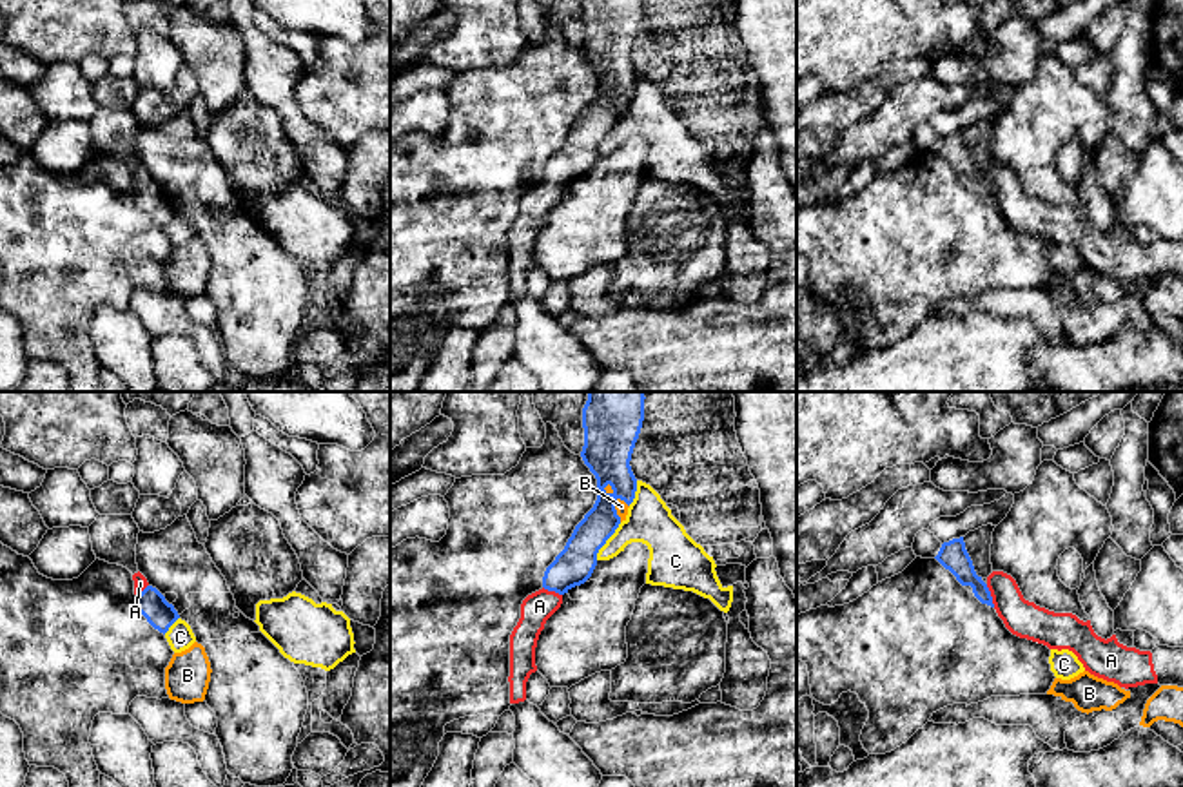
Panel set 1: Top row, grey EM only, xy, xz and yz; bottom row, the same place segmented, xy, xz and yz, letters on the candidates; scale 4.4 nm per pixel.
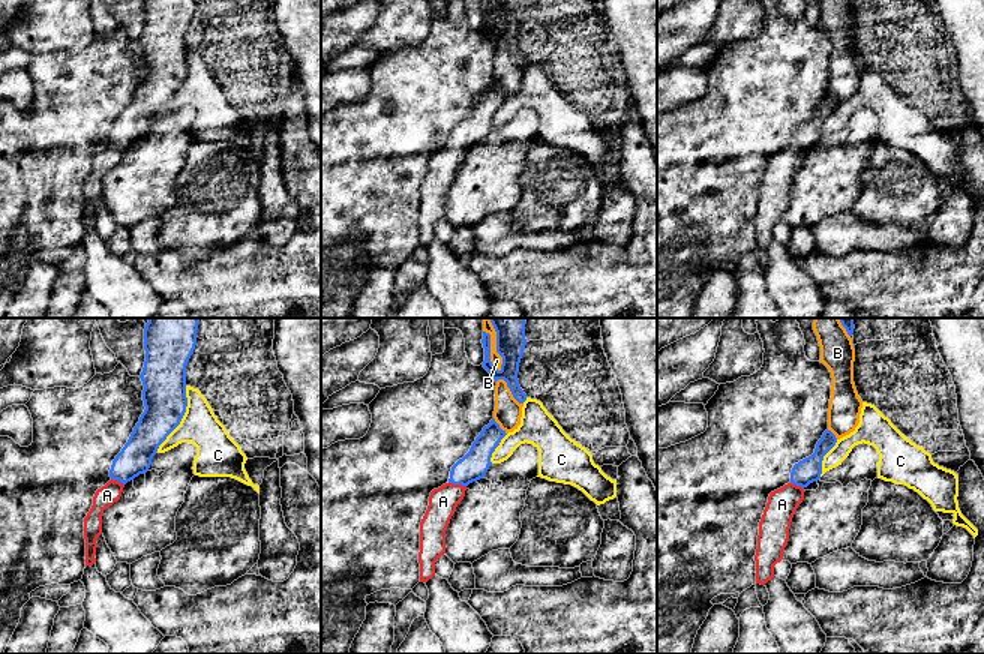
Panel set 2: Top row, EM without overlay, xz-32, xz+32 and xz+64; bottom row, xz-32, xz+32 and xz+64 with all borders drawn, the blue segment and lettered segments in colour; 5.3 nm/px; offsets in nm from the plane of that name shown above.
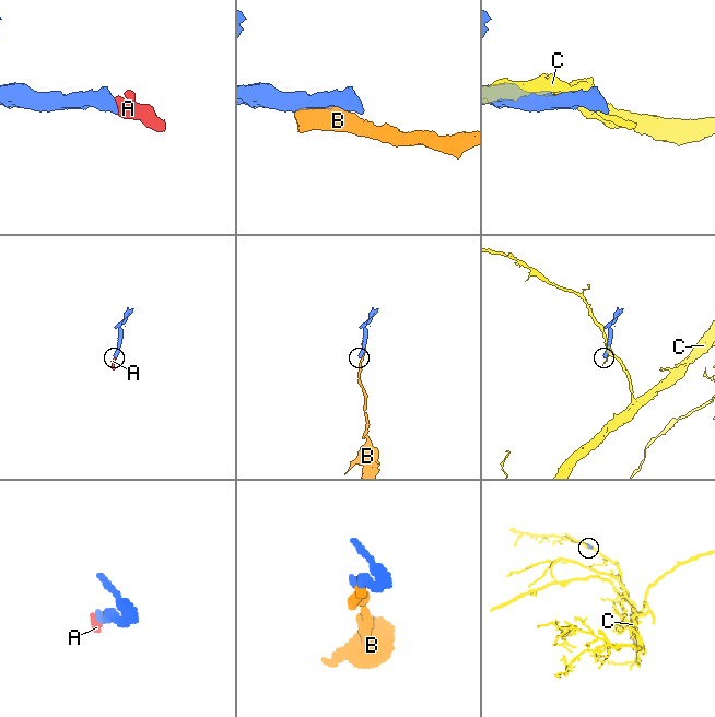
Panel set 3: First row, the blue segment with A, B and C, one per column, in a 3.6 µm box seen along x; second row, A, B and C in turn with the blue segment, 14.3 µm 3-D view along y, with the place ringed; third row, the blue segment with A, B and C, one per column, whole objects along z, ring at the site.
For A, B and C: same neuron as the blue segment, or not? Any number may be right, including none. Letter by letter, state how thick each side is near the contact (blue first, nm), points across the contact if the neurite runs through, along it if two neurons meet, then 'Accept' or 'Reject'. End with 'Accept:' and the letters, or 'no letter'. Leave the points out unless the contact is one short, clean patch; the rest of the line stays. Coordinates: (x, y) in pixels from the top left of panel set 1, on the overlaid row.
A: Thickness 130 nm (blue) against 160 nm. Path across: yz (953, 555), (989, 595), (1000, 595), (1024, 619). Accept
B: Thickness 200 nm (blue) against 60 nm. Reject
C: Thickness 170 nm (blue) against 200 nm. Reject
Accept: A

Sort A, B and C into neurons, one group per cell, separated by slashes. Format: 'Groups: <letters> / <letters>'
Groups: A / B / C

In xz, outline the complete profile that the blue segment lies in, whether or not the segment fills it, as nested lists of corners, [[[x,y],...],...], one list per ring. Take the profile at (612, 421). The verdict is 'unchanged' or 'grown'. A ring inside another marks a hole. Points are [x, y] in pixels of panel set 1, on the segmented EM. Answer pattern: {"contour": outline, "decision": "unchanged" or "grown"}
{"contour": [[[588,392],[581,457],[597,479],[597,500],[546,568],[543,588],[521,604],[521,618],[510,635],[510,704],[526,700],[546,620],[561,607],[564,593],[592,577],[599,549],[619,528],[615,500],[630,506],[635,499],[637,479],[630,461],[644,421],[644,399],[644,392]]], "decision": "grown"}

